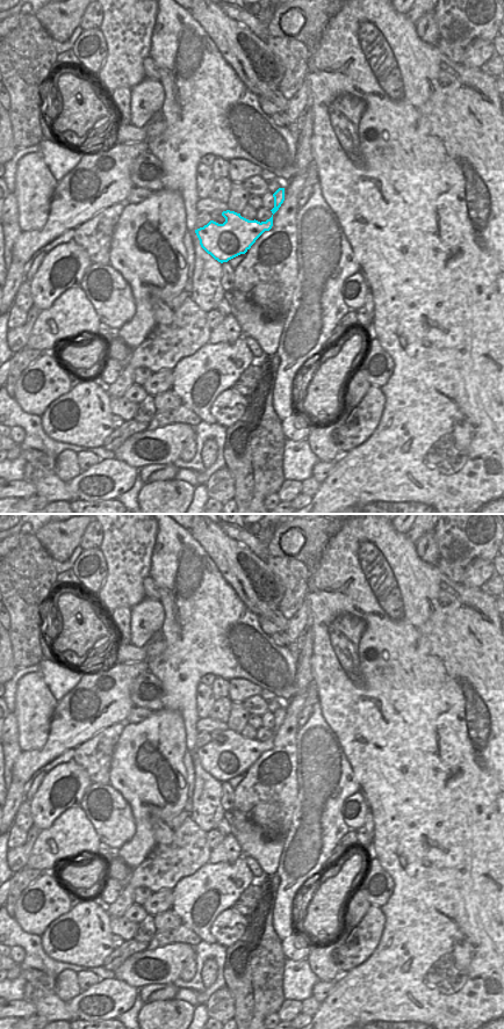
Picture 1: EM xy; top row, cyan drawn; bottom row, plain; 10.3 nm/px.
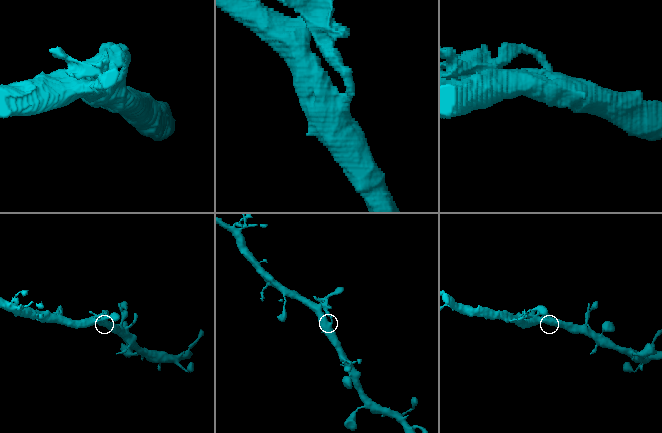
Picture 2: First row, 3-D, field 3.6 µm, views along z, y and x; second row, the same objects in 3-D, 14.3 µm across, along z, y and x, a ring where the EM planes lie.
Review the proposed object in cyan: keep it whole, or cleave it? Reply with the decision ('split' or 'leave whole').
split

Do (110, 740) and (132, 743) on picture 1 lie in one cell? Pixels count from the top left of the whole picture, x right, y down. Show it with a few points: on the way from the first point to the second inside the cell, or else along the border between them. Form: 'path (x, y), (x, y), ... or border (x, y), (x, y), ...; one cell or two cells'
border (126, 723), (113, 752), (109, 768); two cells

